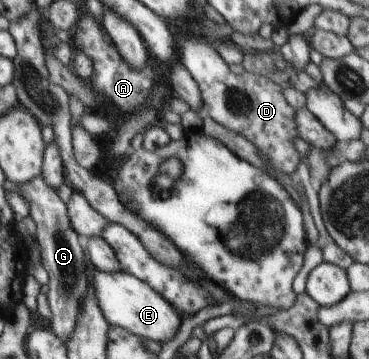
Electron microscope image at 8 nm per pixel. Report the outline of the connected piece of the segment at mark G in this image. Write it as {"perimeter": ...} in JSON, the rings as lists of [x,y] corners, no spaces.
{"perimeter":[[[42,176],[18,186],[23,190],[23,198],[31,206],[29,220],[36,223],[35,235],[41,246],[40,263],[49,272],[47,297],[53,313],[53,318],[50,319],[51,329],[66,343],[75,331],[80,303],[88,287],[84,241],[71,227],[66,203],[45,183]]]}

